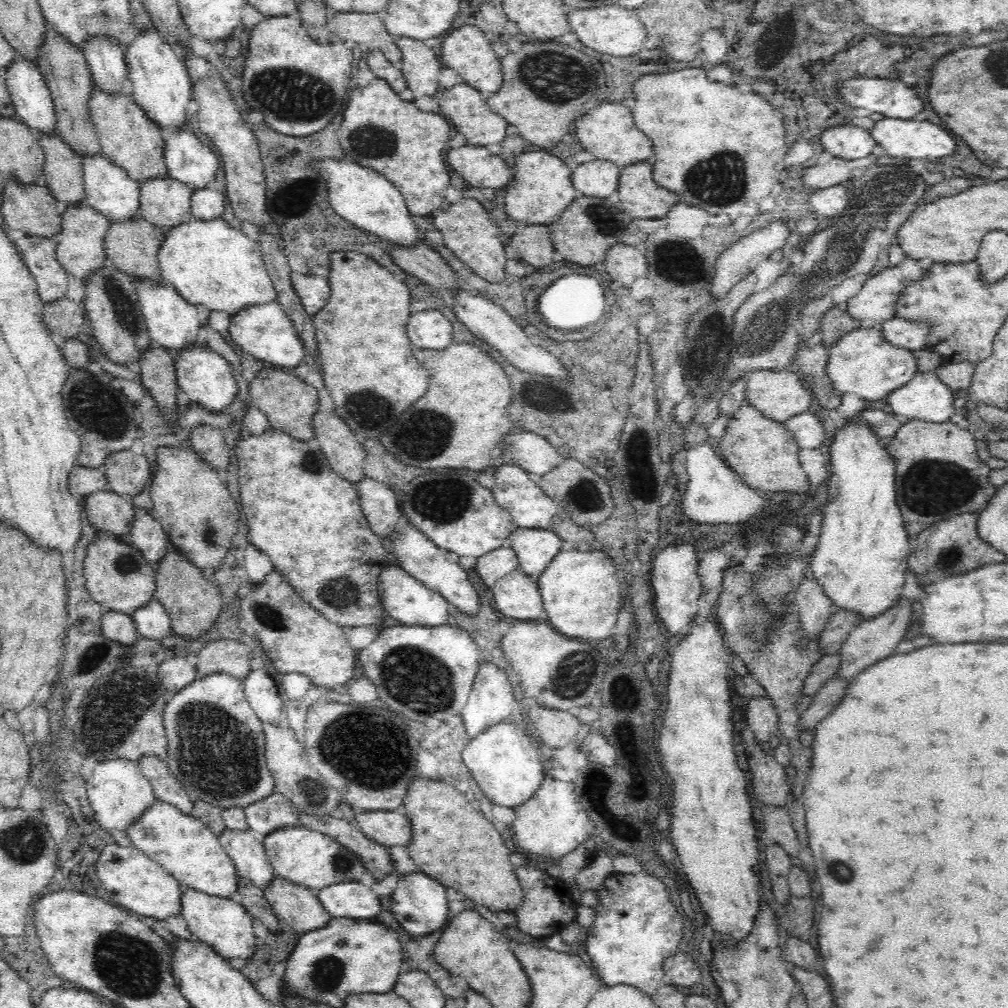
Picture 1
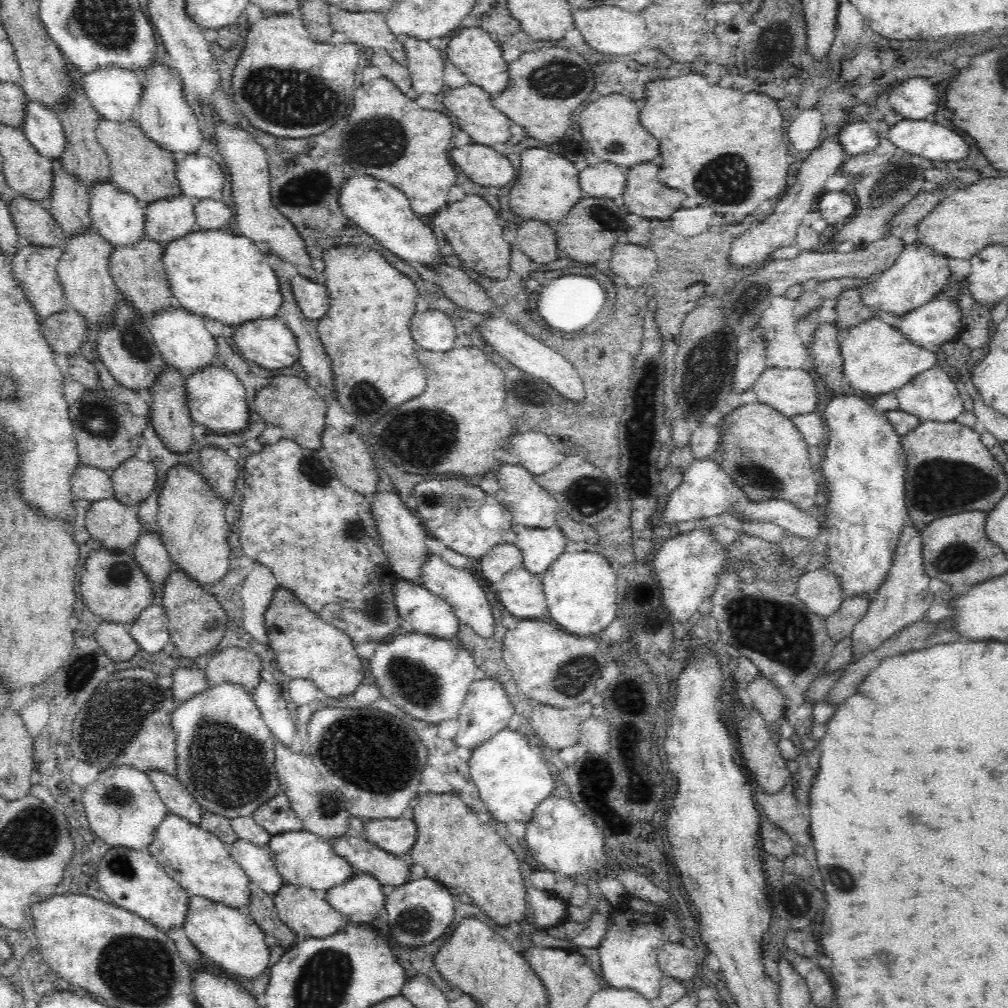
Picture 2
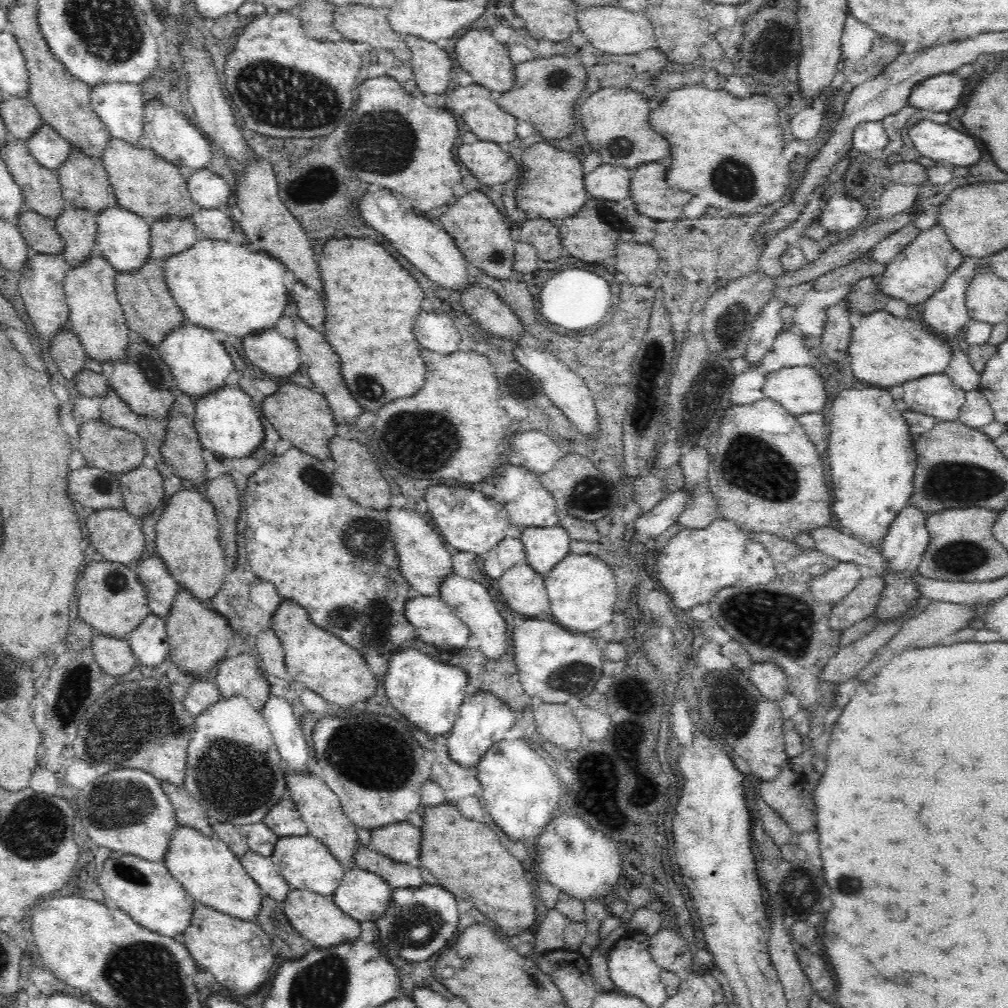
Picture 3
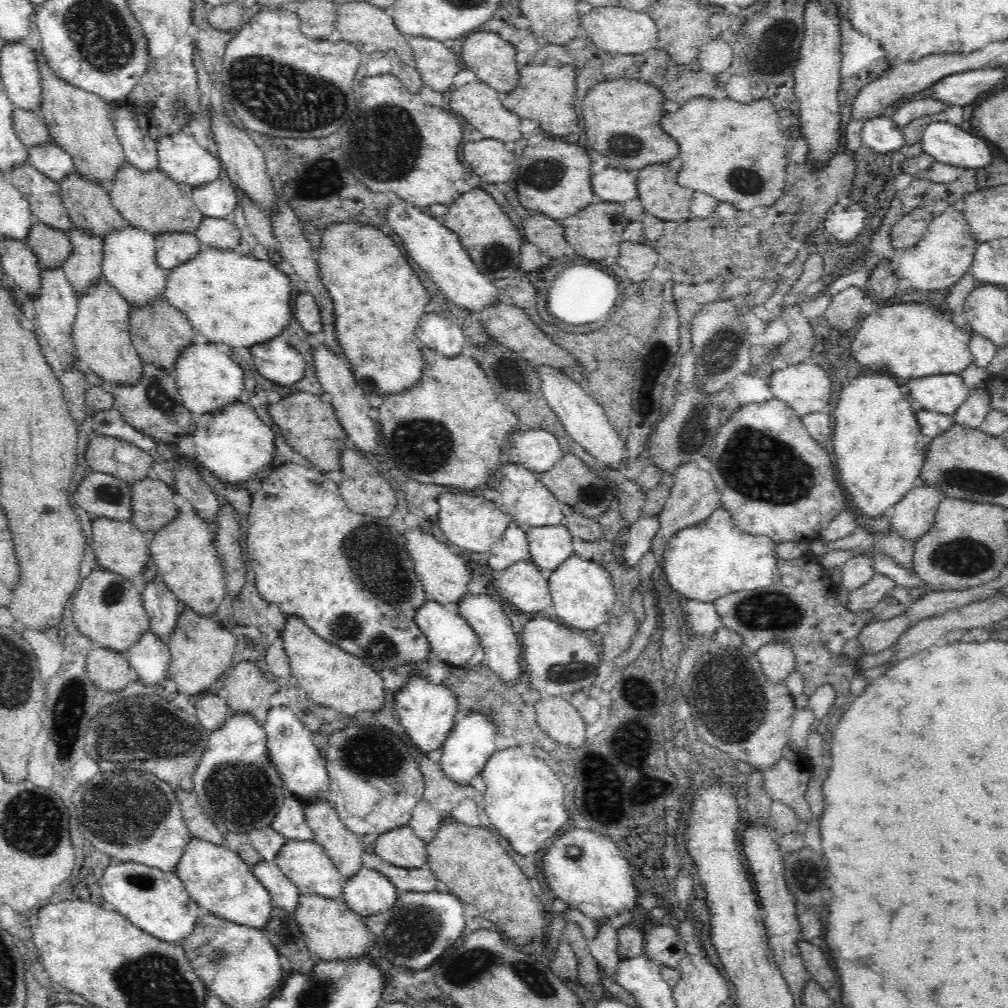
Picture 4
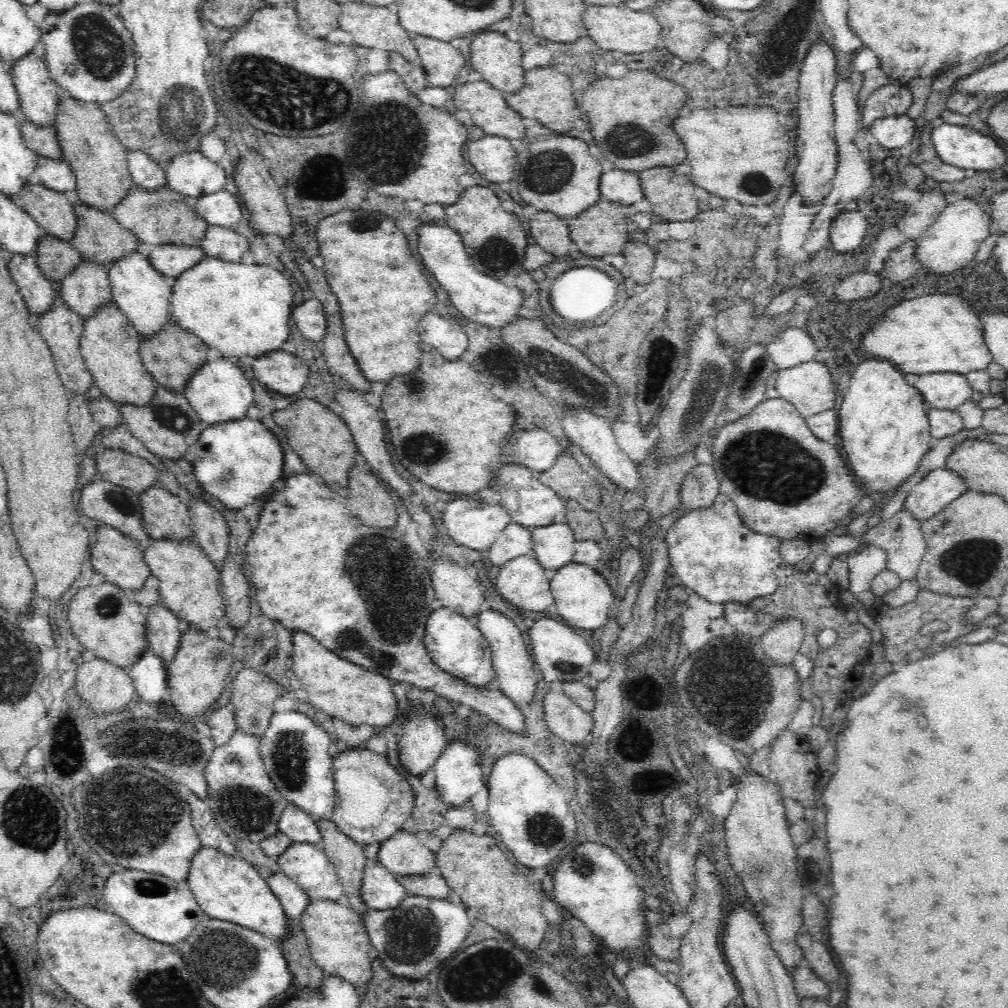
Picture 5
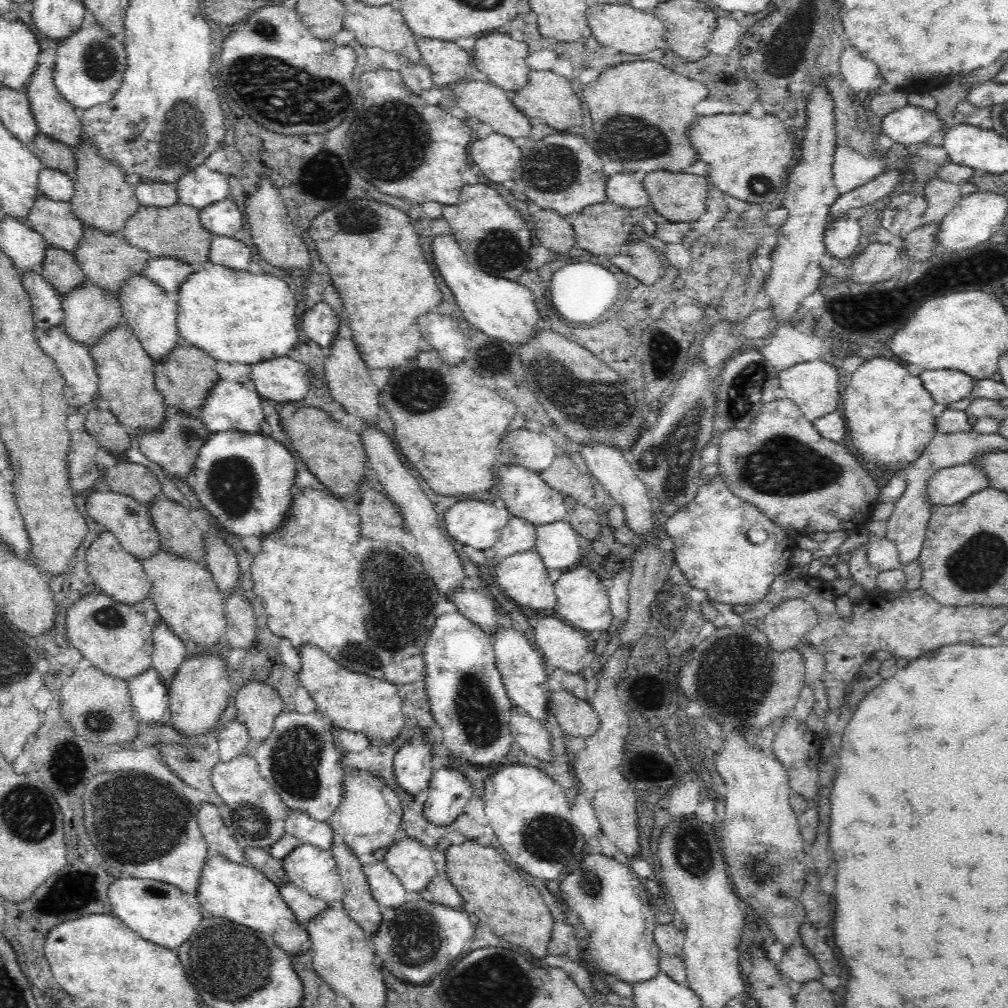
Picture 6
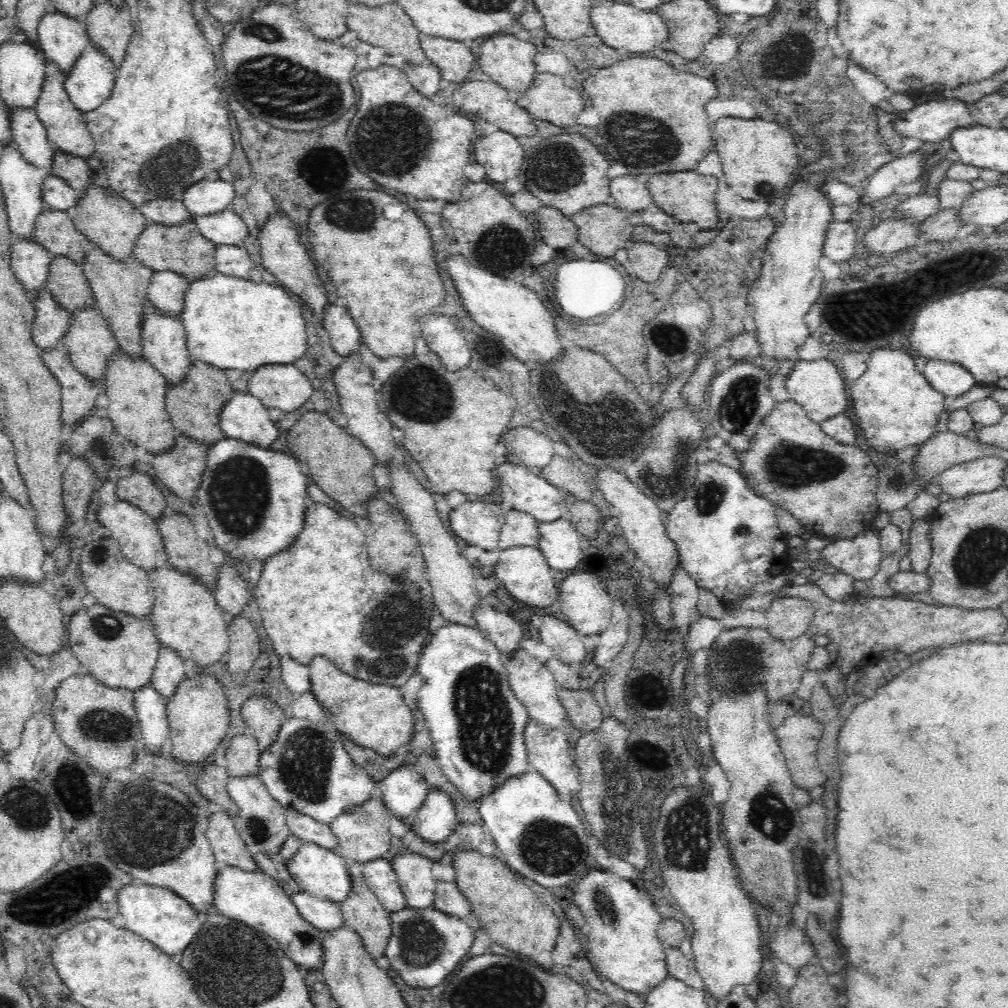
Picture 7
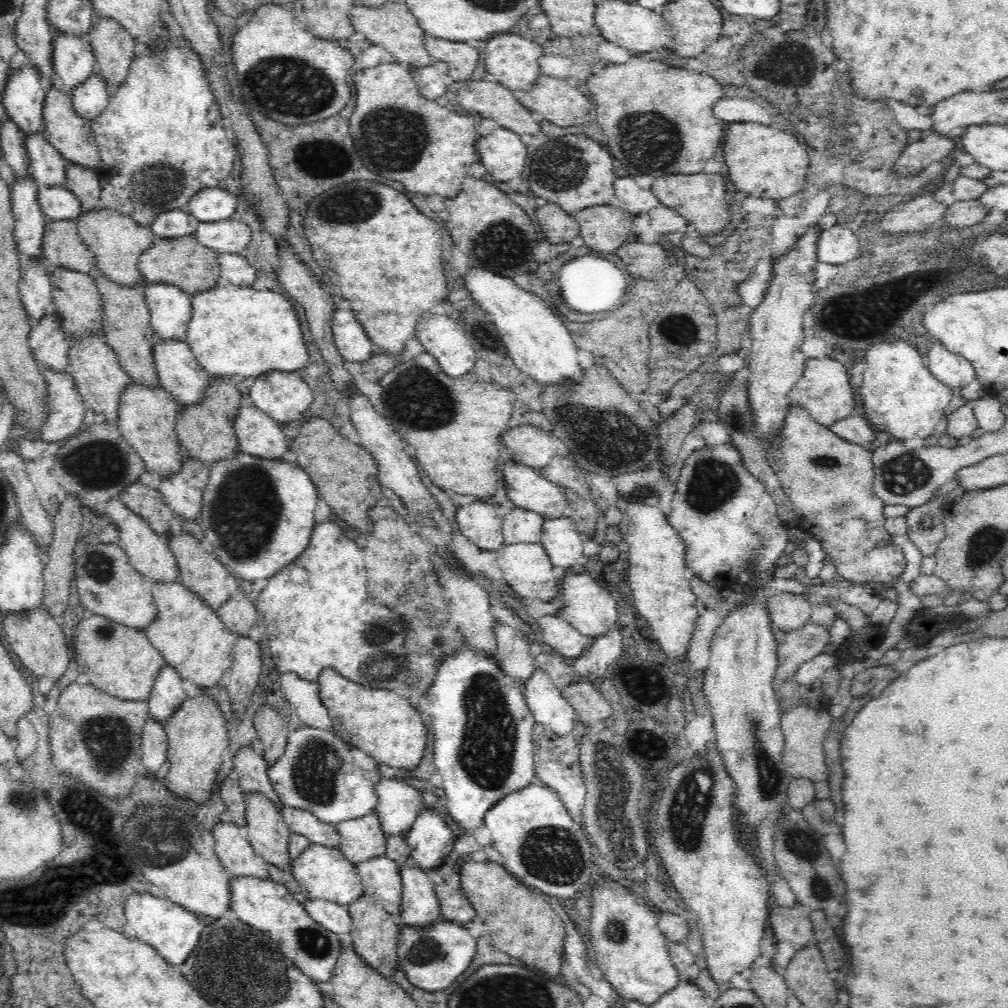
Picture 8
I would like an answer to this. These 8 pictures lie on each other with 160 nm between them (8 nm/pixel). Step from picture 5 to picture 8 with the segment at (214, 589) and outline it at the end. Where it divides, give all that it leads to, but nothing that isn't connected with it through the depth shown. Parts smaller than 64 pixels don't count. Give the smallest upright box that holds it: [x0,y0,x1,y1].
[144,580,237,688]

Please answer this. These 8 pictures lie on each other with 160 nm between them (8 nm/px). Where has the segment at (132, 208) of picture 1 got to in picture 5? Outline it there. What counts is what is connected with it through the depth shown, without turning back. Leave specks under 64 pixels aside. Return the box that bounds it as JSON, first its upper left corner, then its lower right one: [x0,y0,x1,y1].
[108,245,172,336]

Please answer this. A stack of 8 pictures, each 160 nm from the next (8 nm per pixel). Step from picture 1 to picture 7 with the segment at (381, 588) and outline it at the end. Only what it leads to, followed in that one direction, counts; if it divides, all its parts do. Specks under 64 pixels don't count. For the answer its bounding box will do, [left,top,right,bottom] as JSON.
[417,621,531,800]

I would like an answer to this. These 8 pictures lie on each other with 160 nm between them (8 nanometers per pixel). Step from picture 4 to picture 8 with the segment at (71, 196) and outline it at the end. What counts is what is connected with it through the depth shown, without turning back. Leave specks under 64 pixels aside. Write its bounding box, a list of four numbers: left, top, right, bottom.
[89,264,159,386]

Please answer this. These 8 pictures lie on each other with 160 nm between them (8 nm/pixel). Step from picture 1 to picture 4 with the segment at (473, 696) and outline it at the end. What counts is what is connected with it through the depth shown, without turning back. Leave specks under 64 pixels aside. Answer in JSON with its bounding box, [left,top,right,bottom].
[441,710,499,785]

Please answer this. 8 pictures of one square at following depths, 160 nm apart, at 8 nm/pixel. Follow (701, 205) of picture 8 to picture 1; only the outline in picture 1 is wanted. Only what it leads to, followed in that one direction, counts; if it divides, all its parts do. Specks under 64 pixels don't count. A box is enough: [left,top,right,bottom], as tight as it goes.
[618,161,678,218]

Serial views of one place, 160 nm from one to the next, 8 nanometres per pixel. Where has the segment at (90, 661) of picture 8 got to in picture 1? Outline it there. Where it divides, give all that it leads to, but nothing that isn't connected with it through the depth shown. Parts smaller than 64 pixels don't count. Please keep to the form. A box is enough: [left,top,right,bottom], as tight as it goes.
[84,530,156,615]

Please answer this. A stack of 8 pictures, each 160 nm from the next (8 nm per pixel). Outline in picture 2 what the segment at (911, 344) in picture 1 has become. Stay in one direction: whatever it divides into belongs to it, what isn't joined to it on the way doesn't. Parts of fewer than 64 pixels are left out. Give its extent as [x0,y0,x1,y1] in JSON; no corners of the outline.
[894,296,961,348]

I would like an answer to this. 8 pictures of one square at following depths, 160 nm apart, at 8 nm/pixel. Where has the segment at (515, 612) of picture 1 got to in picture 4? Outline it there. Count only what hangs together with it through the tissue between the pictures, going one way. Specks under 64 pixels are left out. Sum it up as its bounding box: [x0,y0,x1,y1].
[496,560,553,612]

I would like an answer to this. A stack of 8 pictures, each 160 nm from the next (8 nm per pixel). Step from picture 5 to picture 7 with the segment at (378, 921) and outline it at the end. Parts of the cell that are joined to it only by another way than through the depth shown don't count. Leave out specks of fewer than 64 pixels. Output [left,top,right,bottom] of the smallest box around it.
[384,906,475,990]

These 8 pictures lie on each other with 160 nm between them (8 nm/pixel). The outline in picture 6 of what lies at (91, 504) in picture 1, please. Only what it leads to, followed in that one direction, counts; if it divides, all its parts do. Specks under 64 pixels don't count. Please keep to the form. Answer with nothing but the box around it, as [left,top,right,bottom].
[85,532,153,605]

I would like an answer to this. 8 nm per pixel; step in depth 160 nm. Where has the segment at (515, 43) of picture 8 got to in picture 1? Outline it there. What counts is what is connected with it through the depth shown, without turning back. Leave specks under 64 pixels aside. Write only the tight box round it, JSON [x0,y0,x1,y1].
[441,26,502,94]

